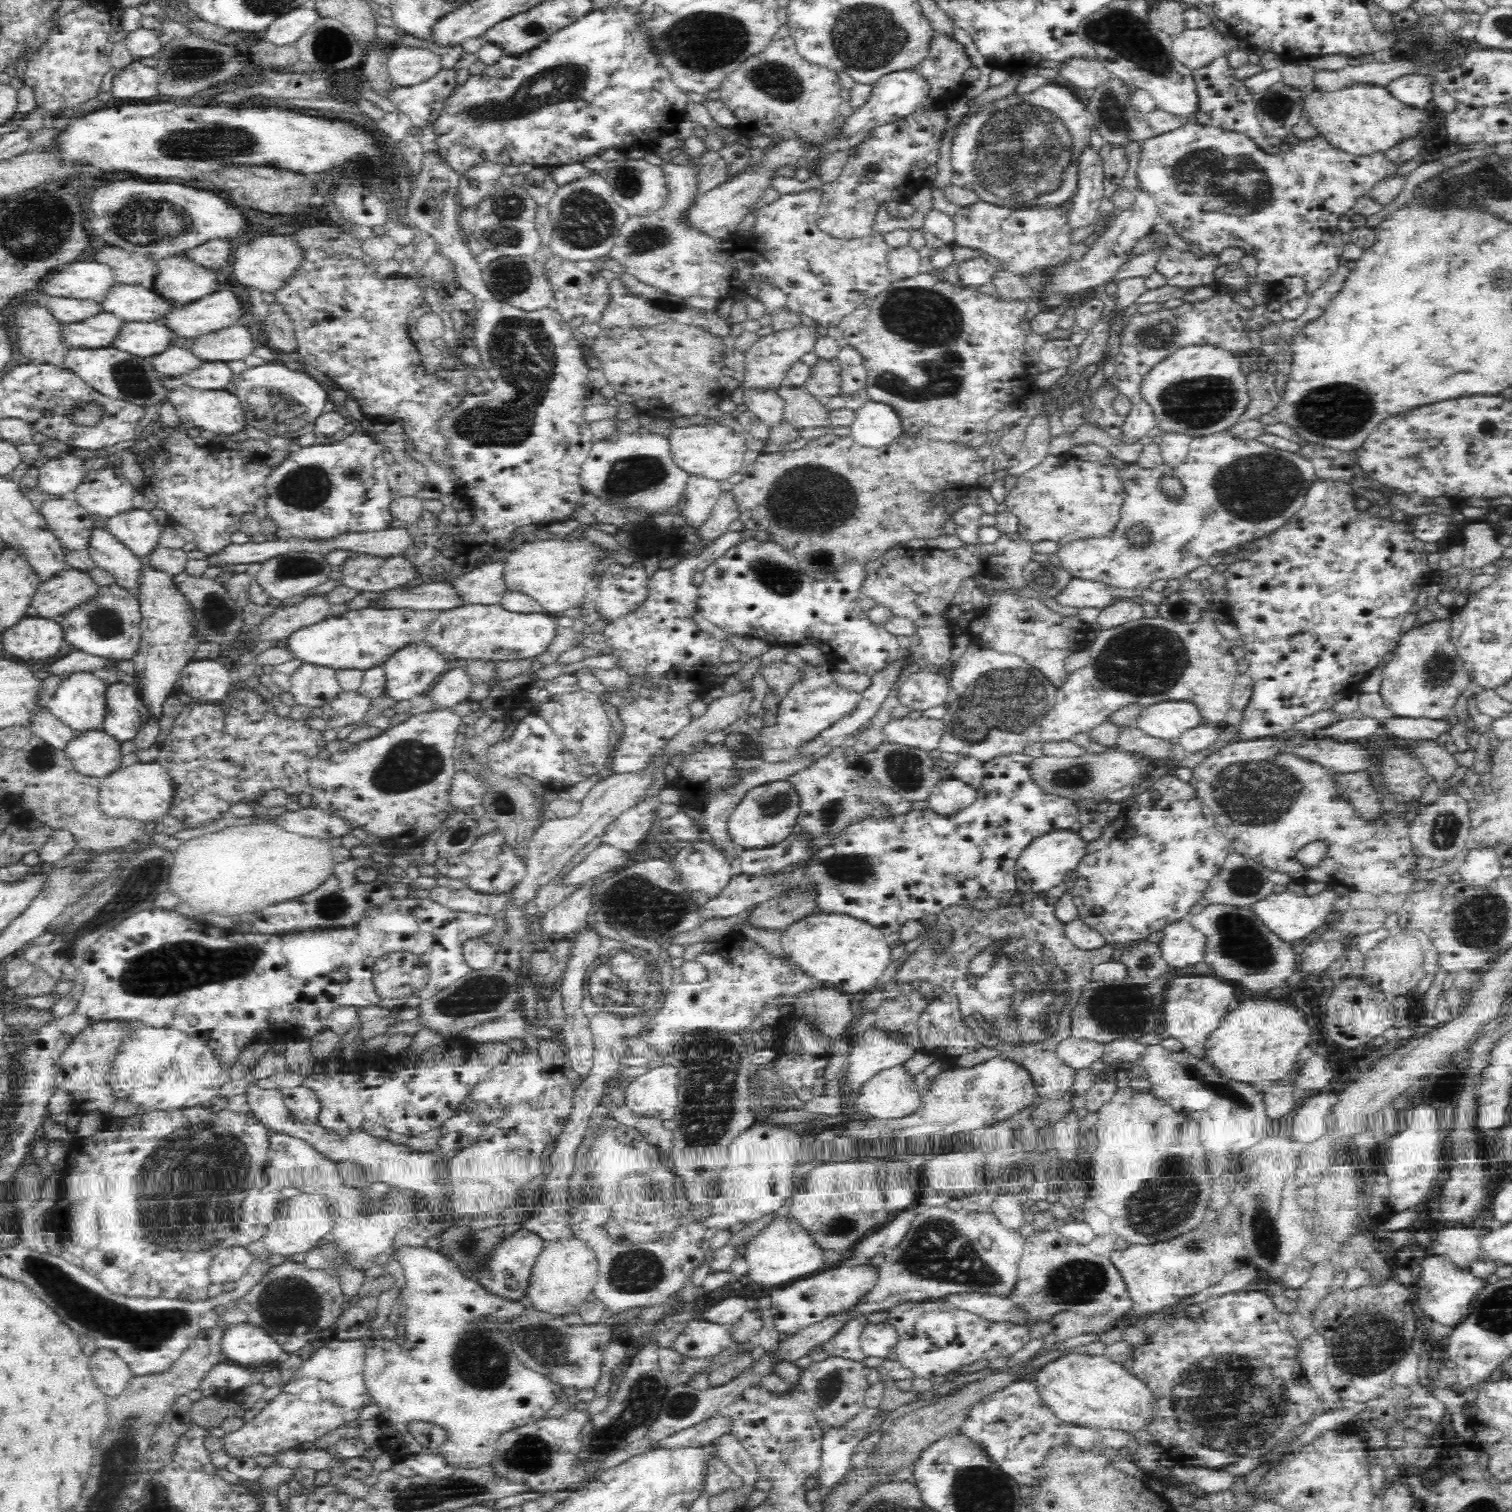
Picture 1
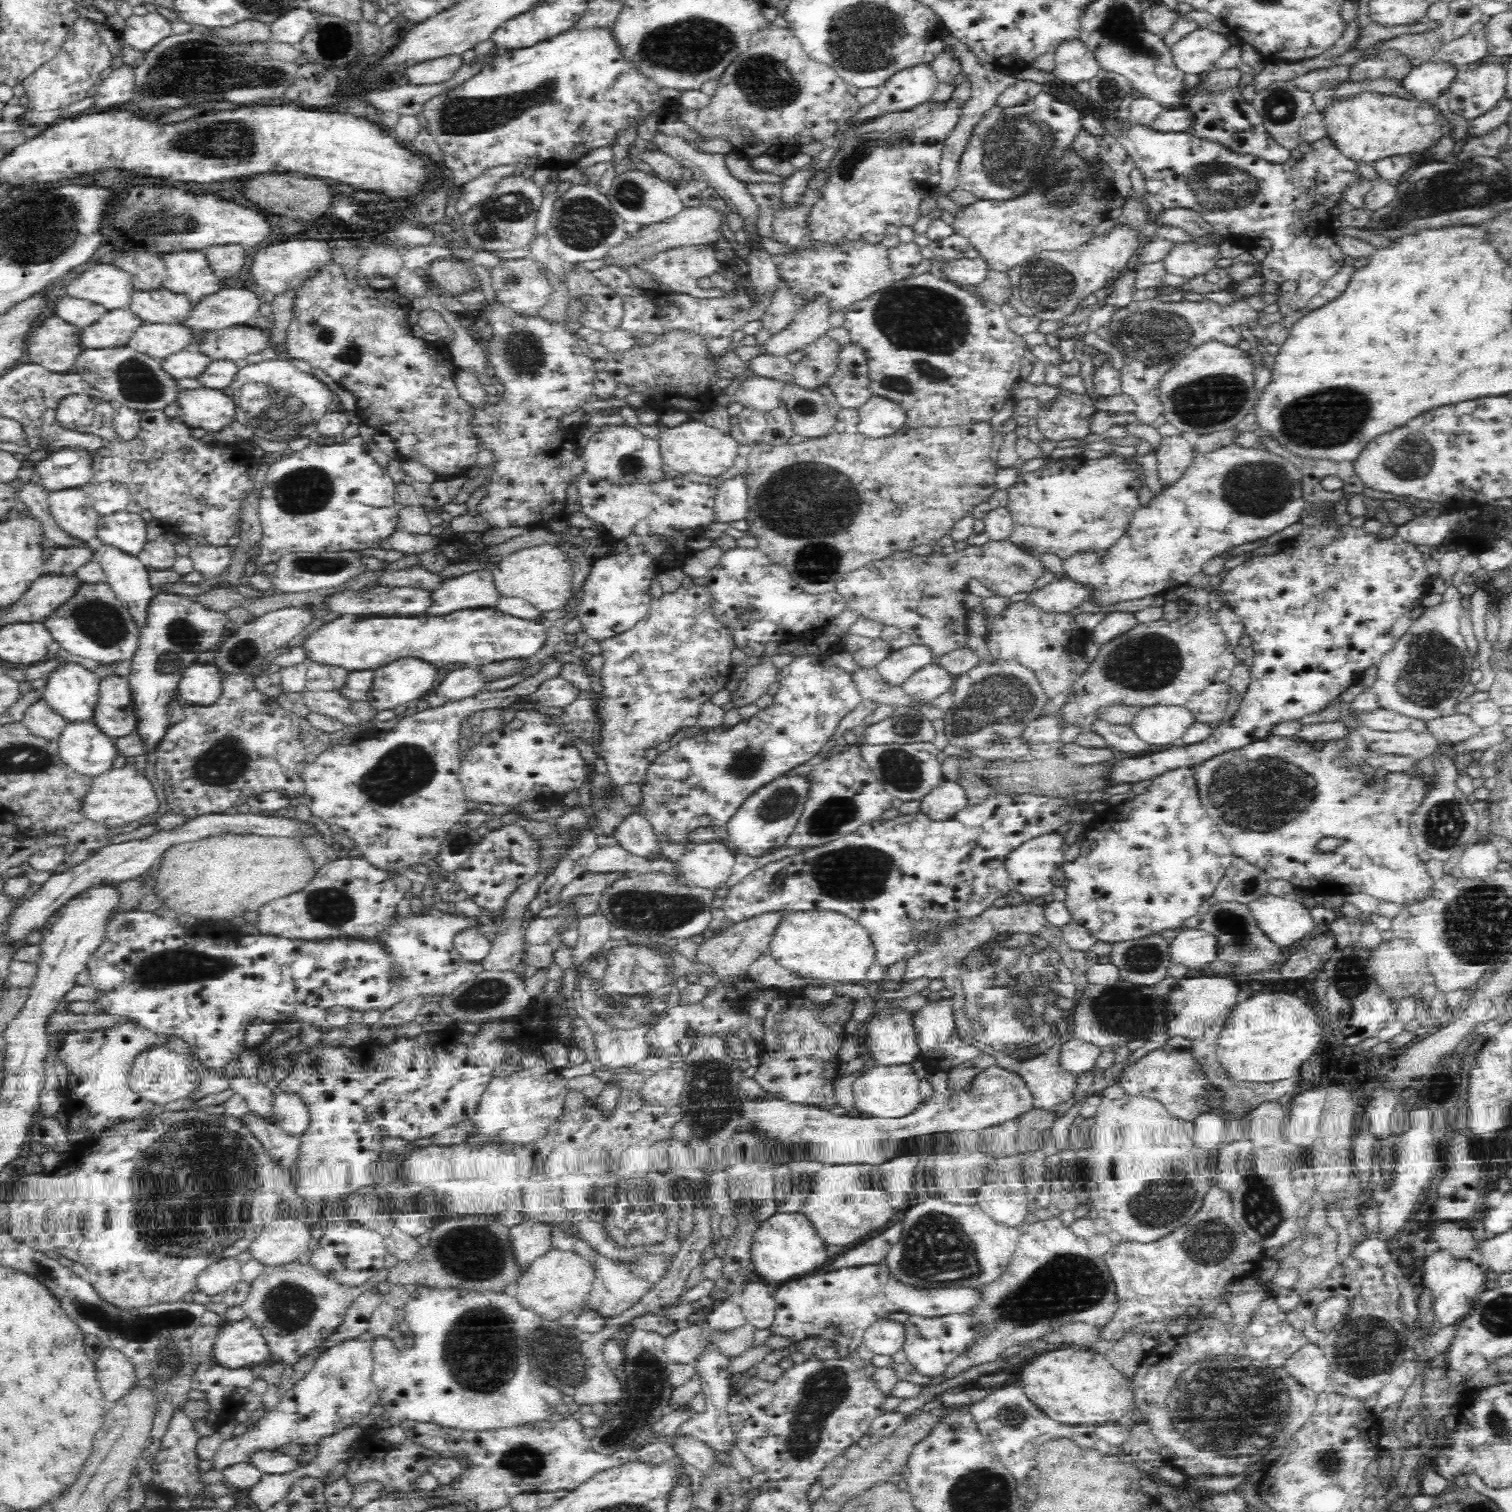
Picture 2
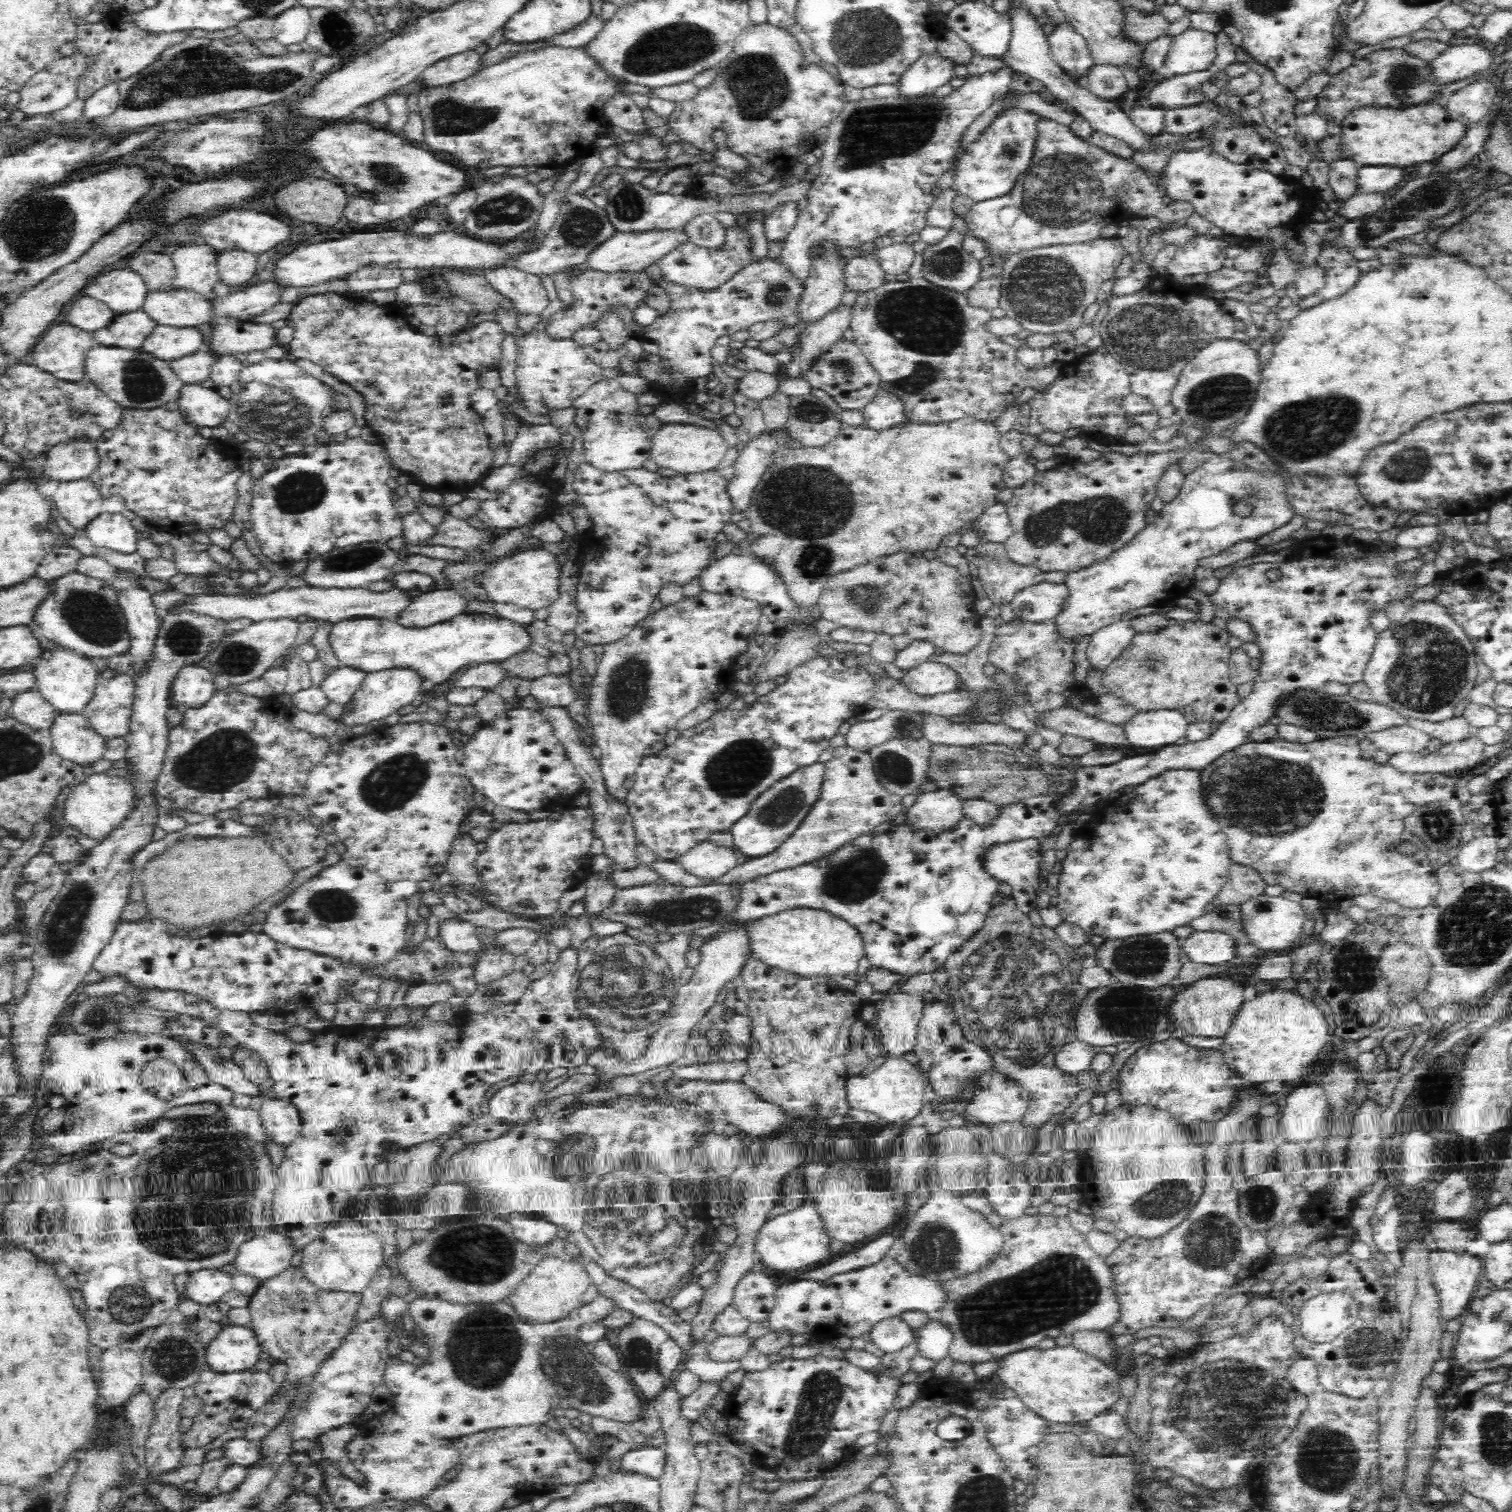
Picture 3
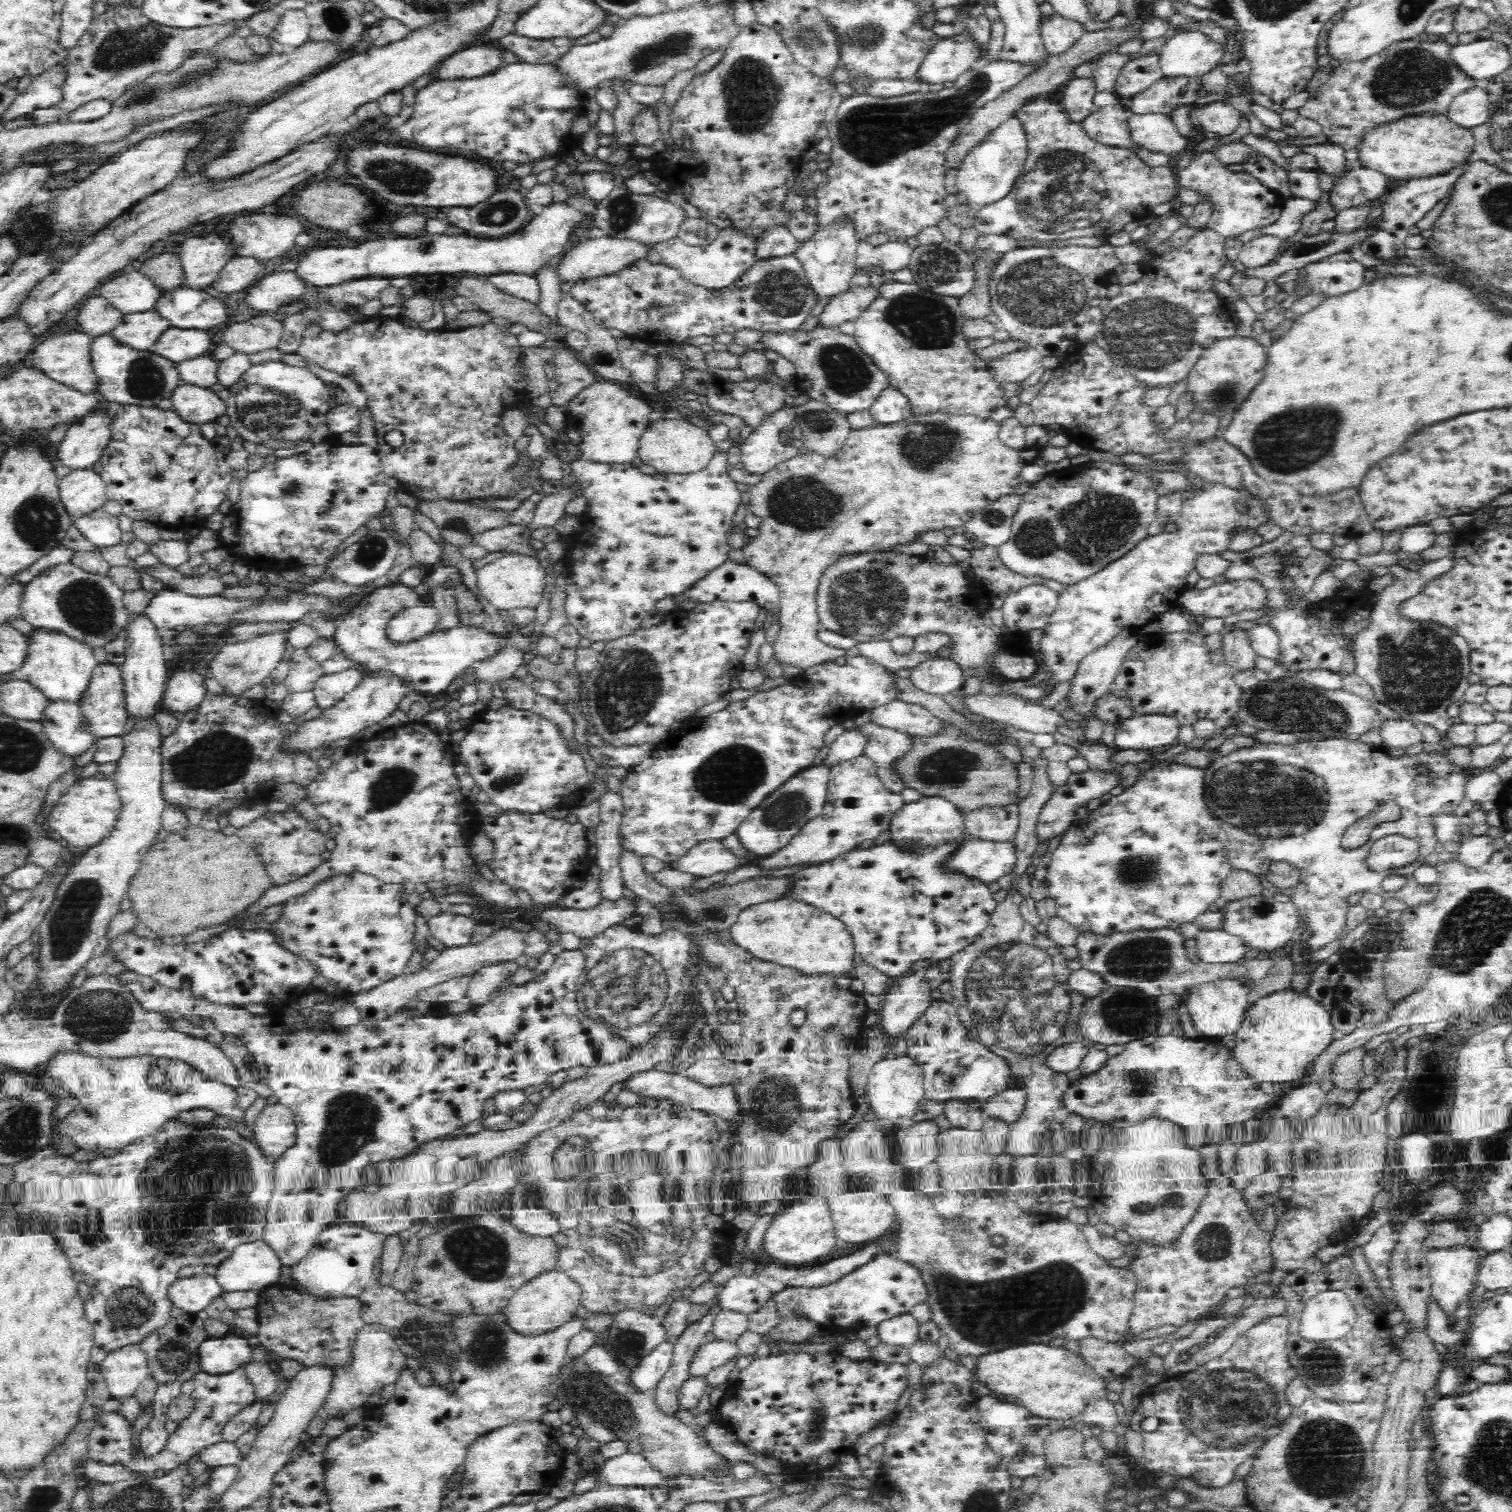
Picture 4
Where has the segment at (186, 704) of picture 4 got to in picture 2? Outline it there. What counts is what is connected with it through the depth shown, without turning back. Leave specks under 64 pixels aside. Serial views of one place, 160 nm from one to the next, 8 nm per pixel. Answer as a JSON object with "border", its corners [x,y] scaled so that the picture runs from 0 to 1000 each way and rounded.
{"border":[[[130,438],[122,444],[116,461],[122,466],[139,467],[147,460],[147,448],[147,444],[140,438]]]}

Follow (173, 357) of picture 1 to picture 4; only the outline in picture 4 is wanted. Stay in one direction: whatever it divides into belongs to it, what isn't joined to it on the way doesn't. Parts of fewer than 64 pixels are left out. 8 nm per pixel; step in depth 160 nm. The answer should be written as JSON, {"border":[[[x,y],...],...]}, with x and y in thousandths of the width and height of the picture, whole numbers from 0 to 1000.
{"border":[[[136,234],[117,240],[116,243],[120,254],[139,257],[144,253],[143,239],[144,239],[140,235]]]}

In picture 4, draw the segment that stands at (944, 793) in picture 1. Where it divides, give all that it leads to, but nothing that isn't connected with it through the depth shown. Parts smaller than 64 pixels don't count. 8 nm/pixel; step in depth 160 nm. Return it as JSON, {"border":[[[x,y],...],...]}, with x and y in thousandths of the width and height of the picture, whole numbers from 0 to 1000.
{"border":[[[610,526],[607,530],[599,532],[598,534],[594,536],[590,540],[587,548],[589,556],[591,556],[593,559],[602,560],[603,558],[606,561],[610,561],[628,557],[638,550],[638,545],[637,537],[630,530],[622,526]]]}

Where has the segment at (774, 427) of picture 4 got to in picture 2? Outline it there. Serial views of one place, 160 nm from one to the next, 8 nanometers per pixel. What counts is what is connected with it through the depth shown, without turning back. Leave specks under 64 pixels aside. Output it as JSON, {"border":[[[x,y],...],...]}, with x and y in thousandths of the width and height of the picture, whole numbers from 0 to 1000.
{"border":[[[491,314],[479,317],[474,323],[472,336],[473,345],[481,347],[481,345],[492,343],[495,335]]]}

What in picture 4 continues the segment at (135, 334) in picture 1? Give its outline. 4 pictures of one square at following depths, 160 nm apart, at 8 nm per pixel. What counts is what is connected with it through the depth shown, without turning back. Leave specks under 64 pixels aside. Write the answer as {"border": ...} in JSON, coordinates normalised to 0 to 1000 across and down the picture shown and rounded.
{"border":[[[112,216],[104,225],[99,231],[116,240],[140,234],[138,233],[140,230],[139,220],[135,218],[120,218]]]}

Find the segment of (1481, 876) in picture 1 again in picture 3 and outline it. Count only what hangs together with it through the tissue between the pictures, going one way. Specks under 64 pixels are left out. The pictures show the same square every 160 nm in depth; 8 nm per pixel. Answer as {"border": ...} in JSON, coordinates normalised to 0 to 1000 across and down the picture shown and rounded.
{"border":[[[987,553],[975,554],[964,562],[962,571],[972,577],[985,575],[991,569],[991,560]]]}

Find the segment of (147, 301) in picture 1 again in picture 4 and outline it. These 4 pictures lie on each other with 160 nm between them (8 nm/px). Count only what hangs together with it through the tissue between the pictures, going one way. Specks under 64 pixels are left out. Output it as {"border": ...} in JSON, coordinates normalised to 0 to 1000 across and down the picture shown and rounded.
{"border":[[[118,190],[108,192],[103,198],[101,206],[112,214],[112,216],[120,218],[135,218],[147,216],[149,212],[149,204],[140,196],[133,192]]]}

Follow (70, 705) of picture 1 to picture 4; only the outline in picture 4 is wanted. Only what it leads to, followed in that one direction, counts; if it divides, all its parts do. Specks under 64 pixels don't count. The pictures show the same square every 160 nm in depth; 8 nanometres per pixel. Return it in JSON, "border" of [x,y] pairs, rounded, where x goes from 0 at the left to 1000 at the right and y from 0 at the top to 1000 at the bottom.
{"border":[[[26,417],[21,418],[19,425],[20,425],[19,433],[15,442],[13,442],[15,448],[11,450],[21,452],[30,462],[32,462],[32,465],[52,465],[58,458],[61,446],[65,440],[62,430],[55,425],[52,425],[42,419]]]}

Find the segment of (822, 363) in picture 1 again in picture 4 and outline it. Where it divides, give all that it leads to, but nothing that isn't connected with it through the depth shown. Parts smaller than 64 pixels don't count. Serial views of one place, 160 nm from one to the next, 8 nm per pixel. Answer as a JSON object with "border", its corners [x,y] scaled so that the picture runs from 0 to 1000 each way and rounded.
{"border":[[[577,189],[565,190],[550,197],[541,209],[540,216],[542,217],[554,217],[558,213],[565,212],[572,206],[572,204],[580,195],[580,191]]]}

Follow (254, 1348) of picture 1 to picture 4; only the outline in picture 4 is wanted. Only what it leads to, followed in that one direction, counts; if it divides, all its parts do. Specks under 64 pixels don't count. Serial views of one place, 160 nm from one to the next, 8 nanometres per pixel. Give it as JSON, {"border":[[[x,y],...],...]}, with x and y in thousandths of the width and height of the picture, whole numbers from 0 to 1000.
{"border":[[[148,883],[139,885],[132,889],[130,896],[132,906],[141,909],[155,907],[159,903],[167,901],[167,891],[160,884]]]}

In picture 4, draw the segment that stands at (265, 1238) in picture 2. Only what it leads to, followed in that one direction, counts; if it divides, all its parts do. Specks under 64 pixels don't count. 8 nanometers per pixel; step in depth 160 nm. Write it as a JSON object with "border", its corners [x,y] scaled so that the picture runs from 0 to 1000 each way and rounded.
{"border":[[[173,819],[158,823],[151,832],[144,837],[142,845],[149,854],[165,853],[172,854],[173,853],[184,849],[187,838],[187,833]]]}

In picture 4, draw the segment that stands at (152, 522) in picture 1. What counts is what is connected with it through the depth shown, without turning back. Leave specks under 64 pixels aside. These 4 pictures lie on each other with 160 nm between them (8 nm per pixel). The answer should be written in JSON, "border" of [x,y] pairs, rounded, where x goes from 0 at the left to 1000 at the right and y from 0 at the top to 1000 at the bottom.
{"border":[[[68,335],[49,344],[48,347],[65,362],[73,362],[81,358],[81,351],[79,351],[78,342],[71,340]]]}

